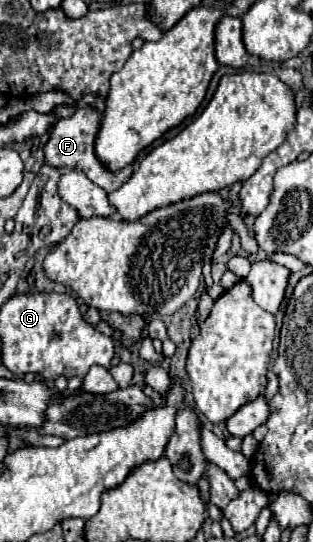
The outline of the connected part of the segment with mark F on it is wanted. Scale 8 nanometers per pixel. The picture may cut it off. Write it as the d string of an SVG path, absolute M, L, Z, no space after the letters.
M83 104L75 108L75 112L67 118L59 118L47 132L47 142L43 146L45 152L45 162L53 168L75 168L87 174L87 178L101 186L105 192L117 190L117 186L123 186L129 180L129 174L133 172L133 164L127 164L119 172L111 172L95 154L95 140L101 128L101 114L97 112L95 106Z

